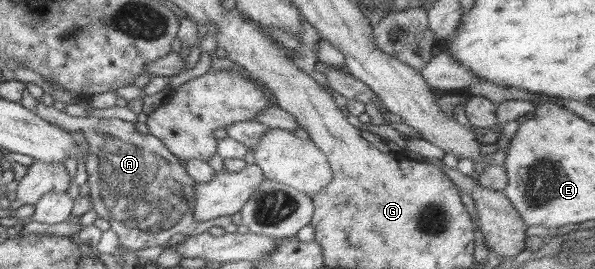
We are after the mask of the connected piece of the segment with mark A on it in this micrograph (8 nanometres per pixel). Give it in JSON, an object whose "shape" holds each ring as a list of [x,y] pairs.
{"shape":[[[38,101],[34,113],[42,119],[69,133],[82,132],[86,144],[90,146],[84,165],[94,210],[98,217],[109,221],[124,248],[139,250],[157,245],[166,246],[176,233],[198,235],[216,225],[230,233],[236,231],[236,225],[232,225],[230,217],[224,217],[222,221],[216,218],[198,221],[195,218],[196,181],[186,174],[184,161],[172,155],[156,137],[151,134],[141,135],[132,123],[116,117],[100,119],[84,114],[70,116],[63,110],[56,110],[54,106],[45,106]]]}

